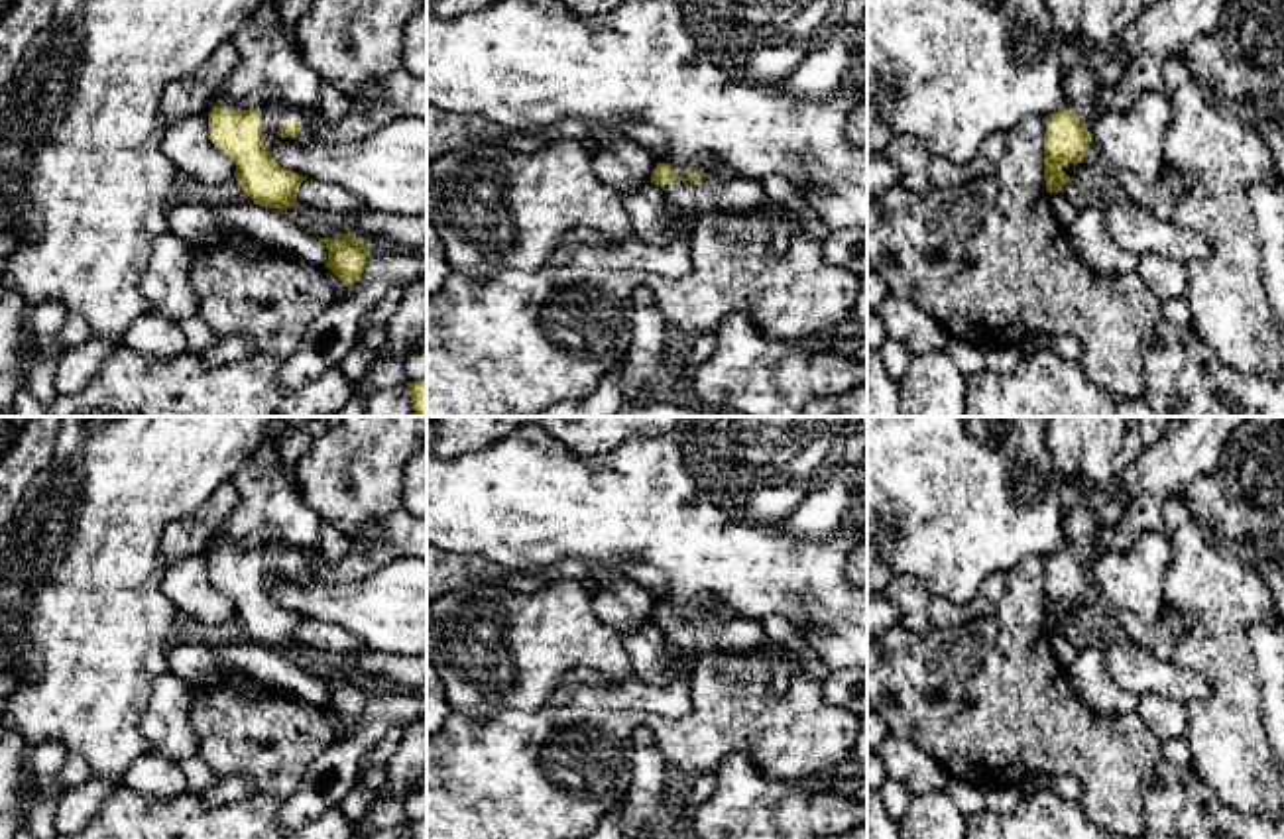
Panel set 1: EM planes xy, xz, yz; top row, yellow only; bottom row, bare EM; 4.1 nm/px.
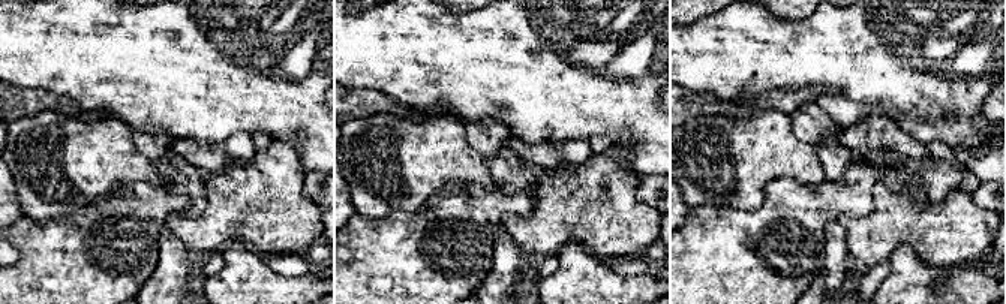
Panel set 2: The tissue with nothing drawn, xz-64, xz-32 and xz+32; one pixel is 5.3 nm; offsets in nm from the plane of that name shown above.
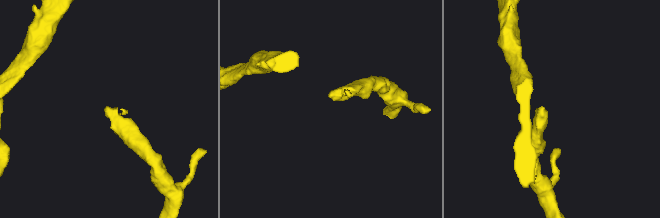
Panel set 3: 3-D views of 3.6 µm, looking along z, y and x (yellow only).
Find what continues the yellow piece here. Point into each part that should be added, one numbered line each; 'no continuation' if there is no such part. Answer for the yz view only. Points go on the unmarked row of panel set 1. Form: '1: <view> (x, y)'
1: yz (1080, 525)

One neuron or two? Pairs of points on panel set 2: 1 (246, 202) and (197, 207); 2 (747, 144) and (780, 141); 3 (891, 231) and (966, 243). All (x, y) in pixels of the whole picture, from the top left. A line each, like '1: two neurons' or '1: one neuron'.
1: two neurons
2: one neuron
3: one neuron

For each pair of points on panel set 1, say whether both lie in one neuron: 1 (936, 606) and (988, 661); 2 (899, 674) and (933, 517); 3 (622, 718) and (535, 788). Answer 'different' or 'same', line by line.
1: different
2: different
3: same

